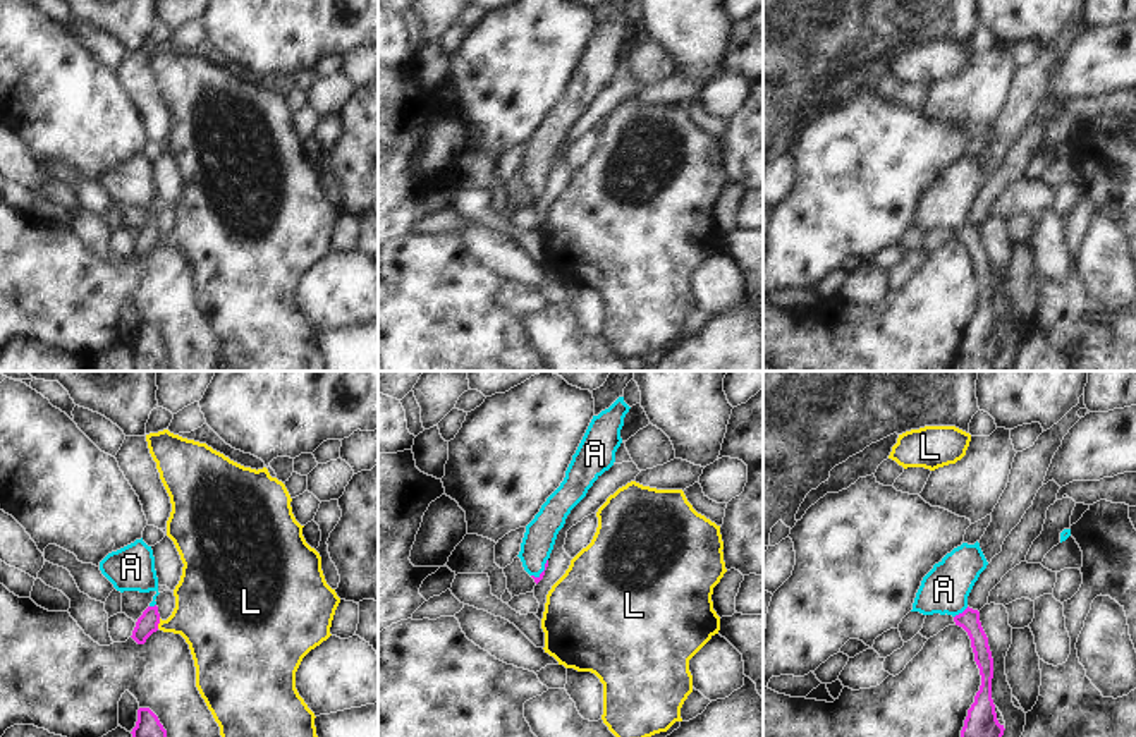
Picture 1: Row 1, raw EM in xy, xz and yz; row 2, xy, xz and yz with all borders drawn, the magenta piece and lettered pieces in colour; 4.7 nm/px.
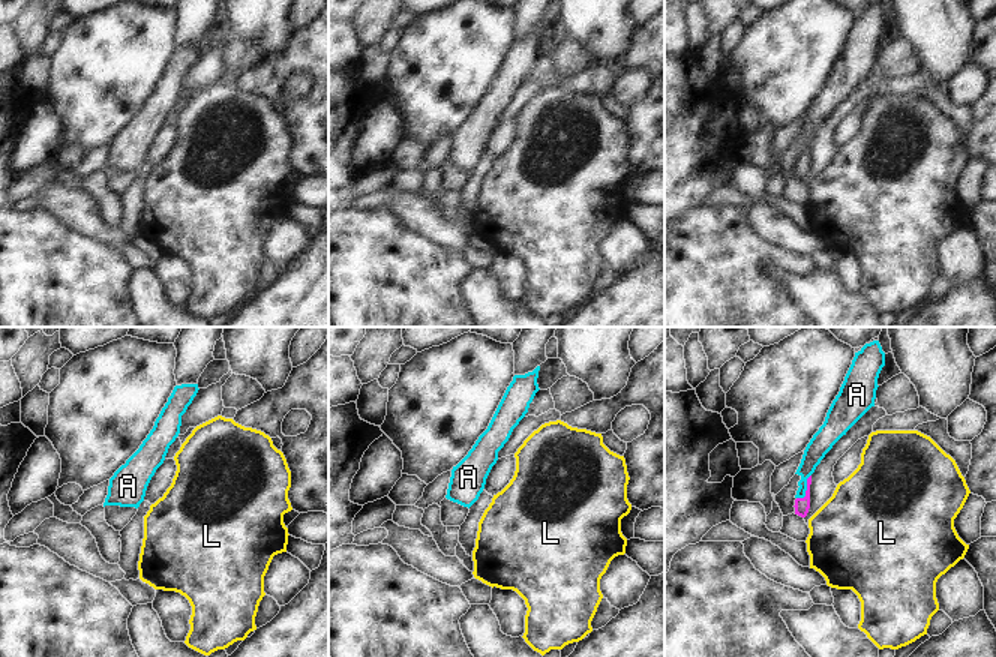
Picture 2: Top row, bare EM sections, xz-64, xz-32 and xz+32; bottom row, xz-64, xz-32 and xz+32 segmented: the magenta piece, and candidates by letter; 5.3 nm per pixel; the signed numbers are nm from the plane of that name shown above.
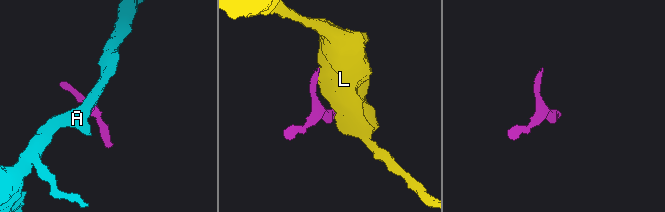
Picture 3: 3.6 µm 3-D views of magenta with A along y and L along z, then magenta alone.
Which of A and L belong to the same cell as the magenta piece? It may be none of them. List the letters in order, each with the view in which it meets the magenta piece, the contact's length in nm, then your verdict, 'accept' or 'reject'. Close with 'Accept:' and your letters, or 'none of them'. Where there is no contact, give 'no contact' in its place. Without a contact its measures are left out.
A: meets magenta in yz; contact 90 nm long; accept
L: meets magenta in xy; contact 50 nm long; reject
Accept: A

